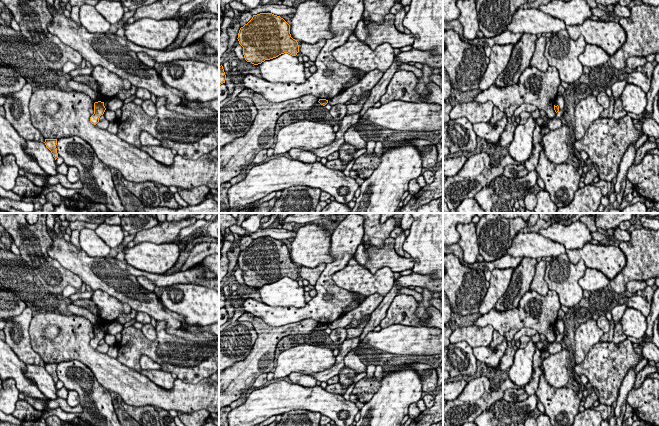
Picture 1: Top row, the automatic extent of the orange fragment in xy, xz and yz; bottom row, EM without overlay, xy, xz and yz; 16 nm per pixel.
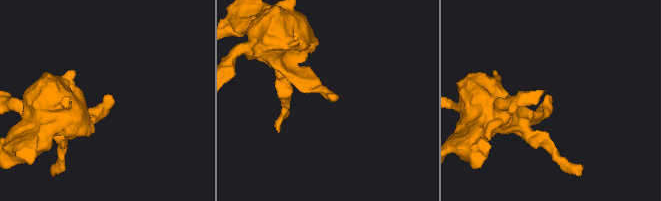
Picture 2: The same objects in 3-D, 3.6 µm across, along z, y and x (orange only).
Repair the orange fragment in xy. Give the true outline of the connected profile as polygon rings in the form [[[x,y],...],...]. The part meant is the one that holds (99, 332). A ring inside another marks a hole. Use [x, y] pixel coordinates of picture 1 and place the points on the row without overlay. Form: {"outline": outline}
{"outline": [[[98,325],[94,327],[94,338],[90,341],[90,346],[96,349],[99,346],[99,342],[104,338],[106,332],[104,326]]]}

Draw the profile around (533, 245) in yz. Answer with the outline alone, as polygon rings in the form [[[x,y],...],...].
[[[518,232],[507,253],[512,257],[529,257],[545,259],[546,257],[558,257],[566,254],[567,250],[562,244],[556,243],[537,232]]]

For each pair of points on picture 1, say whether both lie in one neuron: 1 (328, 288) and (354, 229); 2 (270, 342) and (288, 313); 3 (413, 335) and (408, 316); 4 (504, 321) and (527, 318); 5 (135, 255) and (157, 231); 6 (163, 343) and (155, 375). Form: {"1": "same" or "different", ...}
{"1": "same", "2": "different", "3": "different", "4": "same", "5": "different", "6": "different"}

